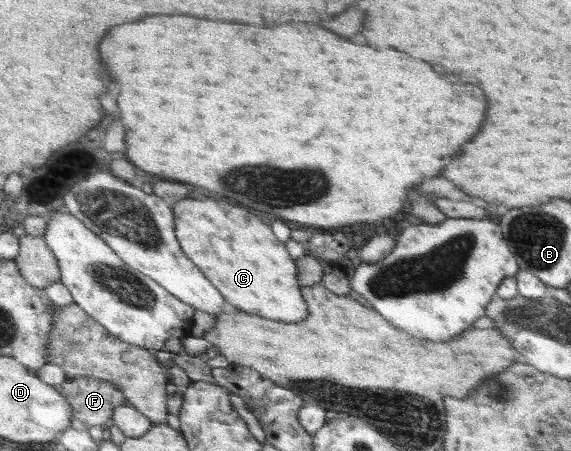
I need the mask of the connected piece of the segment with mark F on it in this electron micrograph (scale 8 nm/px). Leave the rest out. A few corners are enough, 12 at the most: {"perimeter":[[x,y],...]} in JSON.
{"perimeter":[[81,376],[57,386],[86,426],[128,403],[113,382]]}

